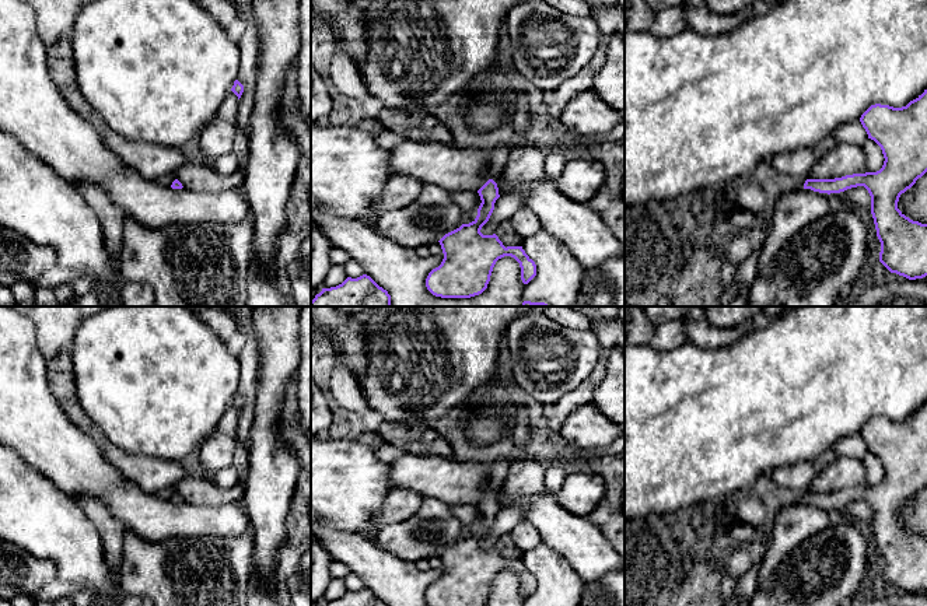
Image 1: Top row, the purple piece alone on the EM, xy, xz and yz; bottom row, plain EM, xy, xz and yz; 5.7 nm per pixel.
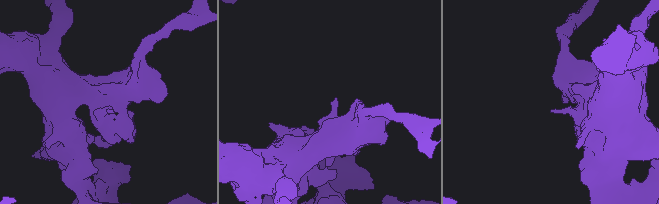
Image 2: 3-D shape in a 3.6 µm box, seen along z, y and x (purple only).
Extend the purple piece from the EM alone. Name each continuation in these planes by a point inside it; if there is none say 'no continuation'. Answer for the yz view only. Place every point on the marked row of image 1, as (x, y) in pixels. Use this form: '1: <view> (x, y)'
1: yz (787, 186)

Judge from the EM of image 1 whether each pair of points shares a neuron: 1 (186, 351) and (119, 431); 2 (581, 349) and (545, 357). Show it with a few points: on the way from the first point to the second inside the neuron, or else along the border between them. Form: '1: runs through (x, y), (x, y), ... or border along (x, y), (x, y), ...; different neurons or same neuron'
1: runs through (167, 371), (156, 382), (156, 388), (139, 412); same neuron
2: runs through (573, 353), (566, 357), (553, 357); same neuron

